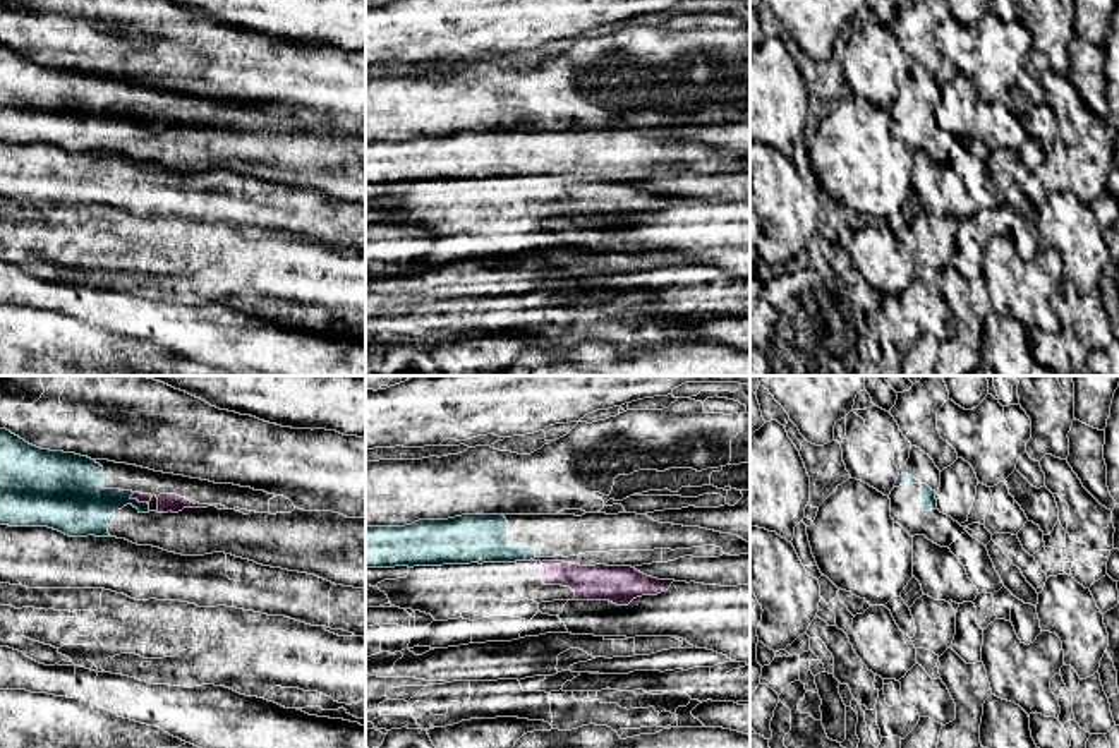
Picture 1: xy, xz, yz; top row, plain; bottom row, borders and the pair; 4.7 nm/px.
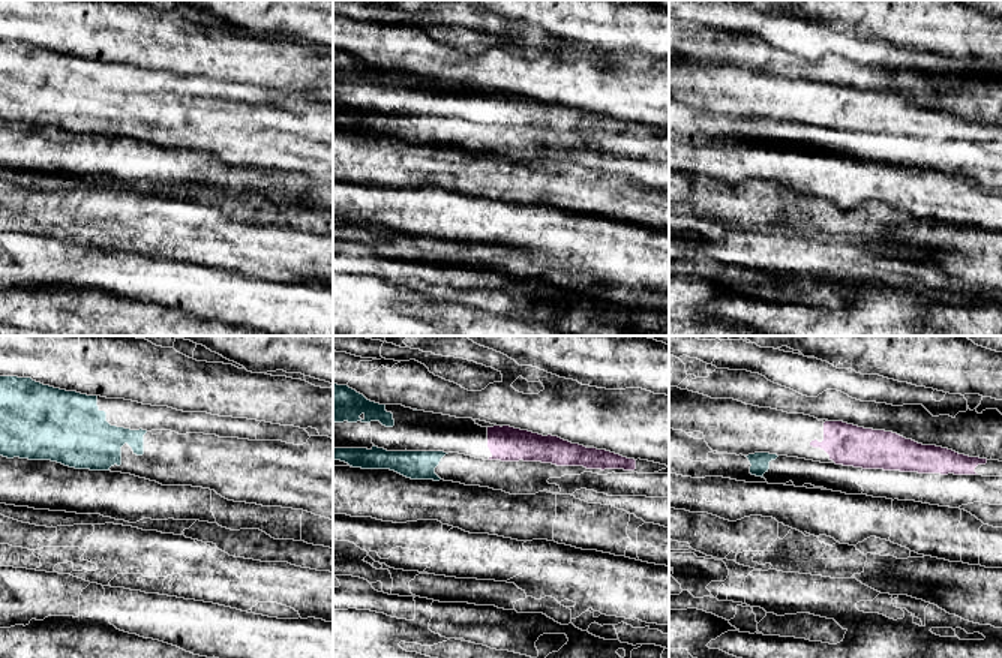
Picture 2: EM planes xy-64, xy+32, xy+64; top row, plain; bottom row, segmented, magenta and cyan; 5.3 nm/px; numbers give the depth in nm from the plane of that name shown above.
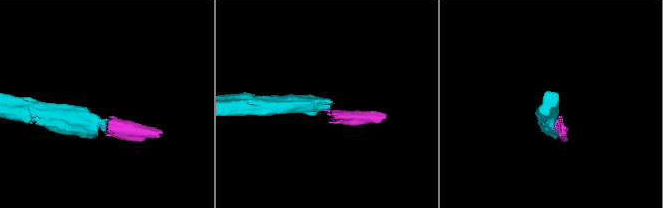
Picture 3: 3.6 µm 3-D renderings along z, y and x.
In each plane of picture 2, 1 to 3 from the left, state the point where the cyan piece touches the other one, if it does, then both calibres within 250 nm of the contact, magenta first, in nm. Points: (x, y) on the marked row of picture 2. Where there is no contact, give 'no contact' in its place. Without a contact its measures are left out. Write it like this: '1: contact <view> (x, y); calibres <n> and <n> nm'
1: no contact
2: no contact
3: no contact

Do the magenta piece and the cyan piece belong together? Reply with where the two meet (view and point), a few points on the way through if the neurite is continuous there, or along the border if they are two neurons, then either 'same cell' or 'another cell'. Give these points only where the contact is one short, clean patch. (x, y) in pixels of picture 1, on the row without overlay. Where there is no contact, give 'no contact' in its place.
xy (139, 117) | along xy (129, 112), (148, 120) | another cell

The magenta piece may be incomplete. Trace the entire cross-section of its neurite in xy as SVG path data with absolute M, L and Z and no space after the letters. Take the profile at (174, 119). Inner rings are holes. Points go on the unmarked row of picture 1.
M134 108L130 112L130 115L137 115L139 118L148 118L149 120L149 127L158 127L158 129L178 129L184 124L208 124L208 122L215 122L215 120L199 120L199 118L191 118L185 113L180 113L177 110L160 110L151 112L151 110L141 110L141 108Z

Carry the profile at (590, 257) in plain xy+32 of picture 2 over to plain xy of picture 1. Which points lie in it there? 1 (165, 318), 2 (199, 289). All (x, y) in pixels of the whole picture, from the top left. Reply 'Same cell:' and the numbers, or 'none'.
Same cell: 2

